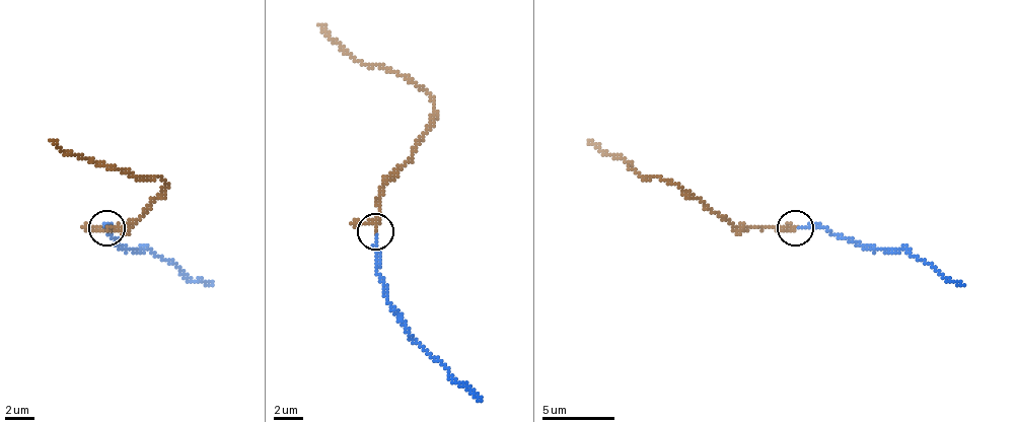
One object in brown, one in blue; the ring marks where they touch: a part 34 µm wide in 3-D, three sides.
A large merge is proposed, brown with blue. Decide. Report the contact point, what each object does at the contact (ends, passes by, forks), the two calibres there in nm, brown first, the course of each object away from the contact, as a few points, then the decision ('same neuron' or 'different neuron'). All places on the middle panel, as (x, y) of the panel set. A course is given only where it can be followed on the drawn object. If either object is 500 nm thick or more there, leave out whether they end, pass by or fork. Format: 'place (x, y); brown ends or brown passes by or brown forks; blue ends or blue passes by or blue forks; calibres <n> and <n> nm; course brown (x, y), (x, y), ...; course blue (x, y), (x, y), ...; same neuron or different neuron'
place (375, 231); brown passes by; blue ends; calibres 150 and 140 nm; course brown (376, 230), (379, 188), (427, 133), (434, 104), (402, 75), (351, 57), (318, 24); course blue (376, 234), (376, 263), (390, 310), (420, 343), (481, 401); same neuron

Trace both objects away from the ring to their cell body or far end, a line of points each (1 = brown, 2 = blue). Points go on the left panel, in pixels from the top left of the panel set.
1: (107, 227), (129, 227), (158, 198), (165, 184), (64, 155), (50, 140)
2: (107, 227), (115, 241), (151, 249), (191, 281), (212, 285)

